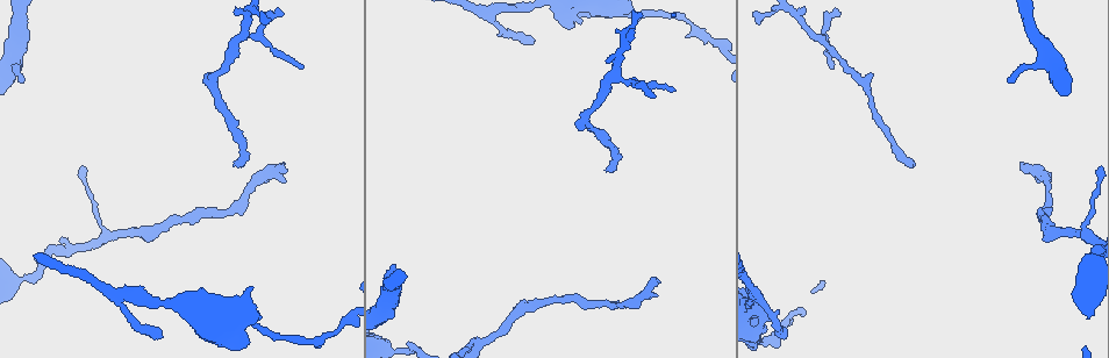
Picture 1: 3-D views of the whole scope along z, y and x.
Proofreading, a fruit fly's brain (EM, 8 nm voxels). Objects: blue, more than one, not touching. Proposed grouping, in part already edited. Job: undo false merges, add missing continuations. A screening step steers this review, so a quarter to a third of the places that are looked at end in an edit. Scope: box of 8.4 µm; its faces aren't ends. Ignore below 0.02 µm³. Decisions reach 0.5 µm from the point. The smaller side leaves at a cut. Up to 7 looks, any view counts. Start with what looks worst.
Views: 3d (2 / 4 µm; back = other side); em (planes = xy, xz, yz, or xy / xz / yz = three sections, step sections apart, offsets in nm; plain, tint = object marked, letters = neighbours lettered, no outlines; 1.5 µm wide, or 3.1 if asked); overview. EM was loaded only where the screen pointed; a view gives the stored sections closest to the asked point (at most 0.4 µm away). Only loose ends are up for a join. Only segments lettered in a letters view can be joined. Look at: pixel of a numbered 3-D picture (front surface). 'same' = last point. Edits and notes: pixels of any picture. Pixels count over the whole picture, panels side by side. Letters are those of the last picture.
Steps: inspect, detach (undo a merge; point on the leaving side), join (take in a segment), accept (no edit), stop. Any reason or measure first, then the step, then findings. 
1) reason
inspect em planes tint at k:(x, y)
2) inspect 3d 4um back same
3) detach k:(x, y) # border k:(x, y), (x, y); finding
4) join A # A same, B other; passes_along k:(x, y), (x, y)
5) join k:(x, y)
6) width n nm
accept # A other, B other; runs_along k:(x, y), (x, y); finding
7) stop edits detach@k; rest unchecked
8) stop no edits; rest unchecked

thin end
inspect 3d 2um at 1:(674, 90)

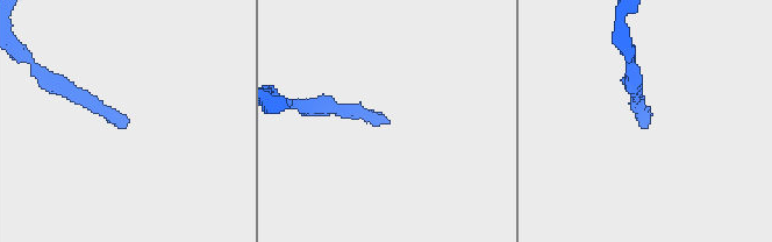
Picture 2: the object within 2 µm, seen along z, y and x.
need the tissue
inspect em xy step 4 tint at 2:(649, 122)

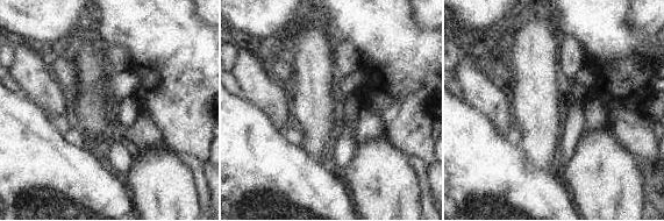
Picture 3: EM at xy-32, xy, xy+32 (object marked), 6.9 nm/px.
cut it another way
inspect em planes letters same

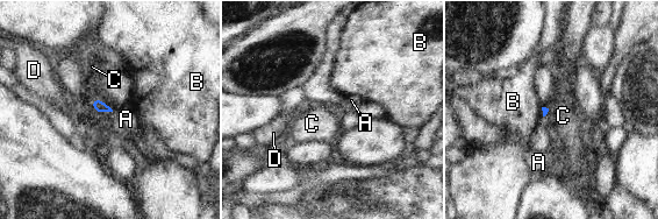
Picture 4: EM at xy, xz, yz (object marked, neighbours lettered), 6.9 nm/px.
accept # A other, B other, C other, D other; border 4:(91, 101), (99, 113), (112, 112); no lettered segment goes on from it

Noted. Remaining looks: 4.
tapers out
inspect 3d 2um at 1:(232, 162)

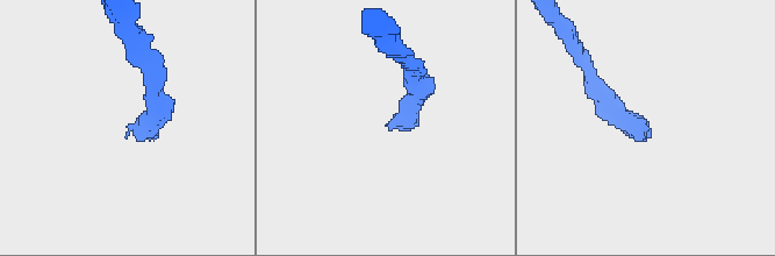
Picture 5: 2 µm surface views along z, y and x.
inspect em planes letters at 5:(388, 130)

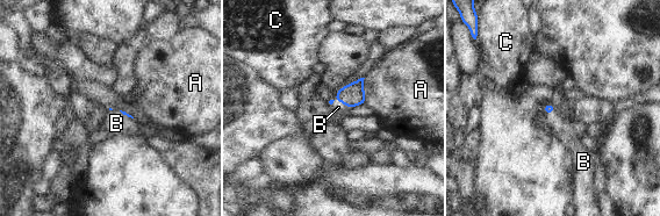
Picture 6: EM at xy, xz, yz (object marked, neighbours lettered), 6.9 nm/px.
longest_contact A 180 nm
join B # A other, B same, C other; passes_along 6:(352, 94), (339, 101), (338, 107); the neuron continues

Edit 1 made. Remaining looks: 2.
stop edits join@6; rest unchecked

